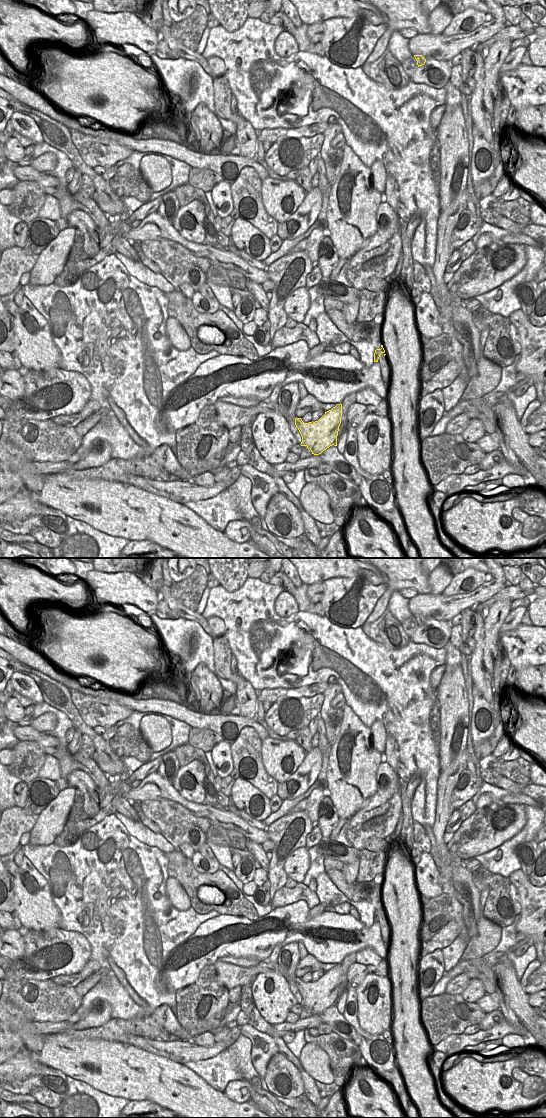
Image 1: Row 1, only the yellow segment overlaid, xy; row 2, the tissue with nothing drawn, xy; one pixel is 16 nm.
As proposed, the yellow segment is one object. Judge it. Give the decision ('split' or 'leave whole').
leave whole

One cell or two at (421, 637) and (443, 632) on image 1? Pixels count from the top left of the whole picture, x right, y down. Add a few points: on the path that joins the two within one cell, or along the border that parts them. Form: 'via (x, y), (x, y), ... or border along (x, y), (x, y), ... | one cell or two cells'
via (422, 630), (430, 624), (436, 627) | one cell

